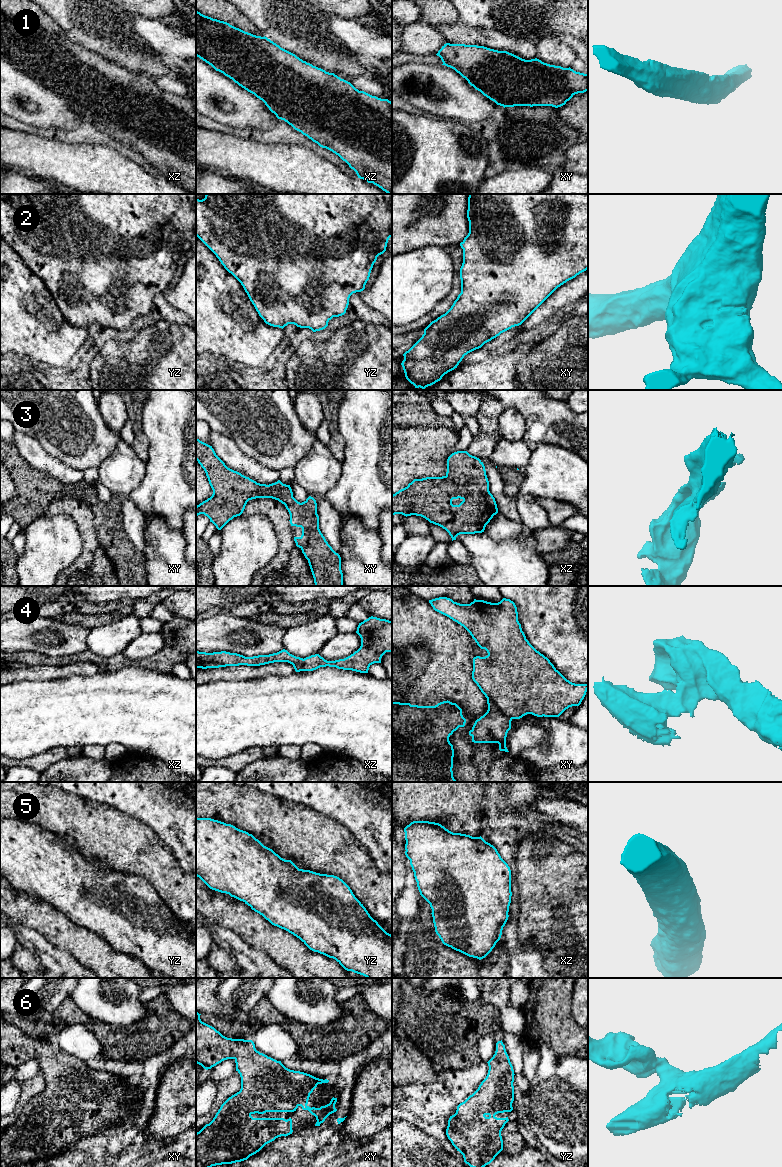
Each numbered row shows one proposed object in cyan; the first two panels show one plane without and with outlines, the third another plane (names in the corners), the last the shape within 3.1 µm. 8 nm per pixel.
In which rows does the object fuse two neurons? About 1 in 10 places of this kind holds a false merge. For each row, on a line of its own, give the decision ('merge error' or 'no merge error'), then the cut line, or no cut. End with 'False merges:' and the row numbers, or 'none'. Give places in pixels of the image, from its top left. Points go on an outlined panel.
1: no merge error; cut none
2: no merge error; cut none
3: no merge error; cut none
4: merge error; cut xy (487, 697), (511, 719)
5: no merge error; cut none
6: no merge error; cut none
False merges: 4

